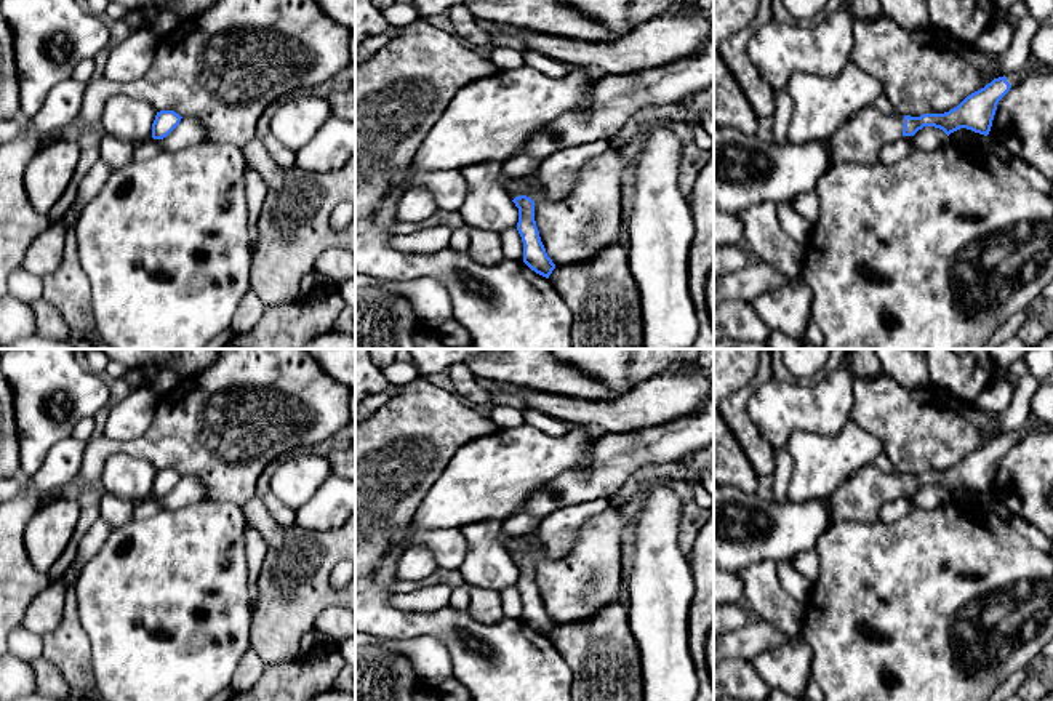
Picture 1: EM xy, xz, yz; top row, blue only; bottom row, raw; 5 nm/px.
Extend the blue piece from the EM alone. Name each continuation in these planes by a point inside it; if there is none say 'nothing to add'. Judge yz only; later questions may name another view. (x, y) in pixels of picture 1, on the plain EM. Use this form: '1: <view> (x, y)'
1: yz (1031, 424)
2: yz (860, 498)

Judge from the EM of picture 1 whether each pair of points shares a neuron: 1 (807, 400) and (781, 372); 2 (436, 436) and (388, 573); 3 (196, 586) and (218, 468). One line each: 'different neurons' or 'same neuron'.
1: different neurons
2: different neurons
3: different neurons

